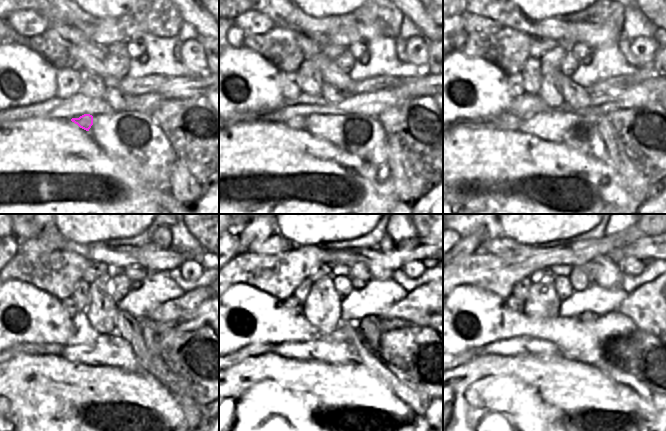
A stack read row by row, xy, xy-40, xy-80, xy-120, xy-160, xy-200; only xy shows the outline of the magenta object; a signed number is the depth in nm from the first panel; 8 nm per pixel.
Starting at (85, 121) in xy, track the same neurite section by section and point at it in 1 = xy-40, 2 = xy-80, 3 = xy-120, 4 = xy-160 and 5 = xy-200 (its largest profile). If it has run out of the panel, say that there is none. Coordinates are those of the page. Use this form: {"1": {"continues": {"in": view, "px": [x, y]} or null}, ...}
{"1": {"continues": {"in": "xy-40", "px": [297, 123]}}, "2": {"continues": {"in": "xy-80", "px": [508, 121]}}, "3": {"continues": {"in": "xy-120", "px": [55, 349]}}, "4": {"continues": {"in": "xy-160", "px": [251, 350]}}, "5": {"continues": {"in": "xy-200", "px": [468, 355]}}}

